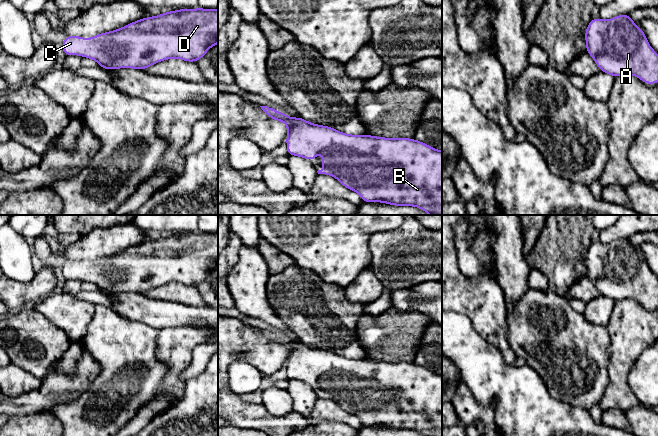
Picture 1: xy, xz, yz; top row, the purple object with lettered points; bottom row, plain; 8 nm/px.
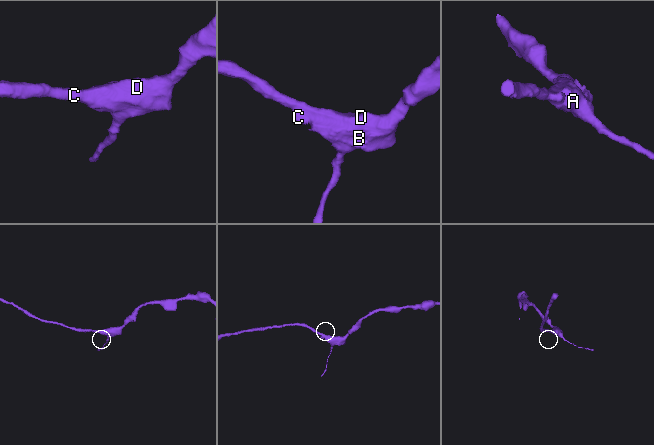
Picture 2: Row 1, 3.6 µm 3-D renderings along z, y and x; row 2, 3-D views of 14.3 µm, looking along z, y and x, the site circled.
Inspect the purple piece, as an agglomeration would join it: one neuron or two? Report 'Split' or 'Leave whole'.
Leave whole

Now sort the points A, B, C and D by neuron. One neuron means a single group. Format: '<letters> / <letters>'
A B C D

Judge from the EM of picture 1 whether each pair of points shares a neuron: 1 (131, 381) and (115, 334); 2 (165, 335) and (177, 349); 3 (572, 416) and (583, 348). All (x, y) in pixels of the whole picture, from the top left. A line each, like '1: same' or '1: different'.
1: same
2: same
3: different

